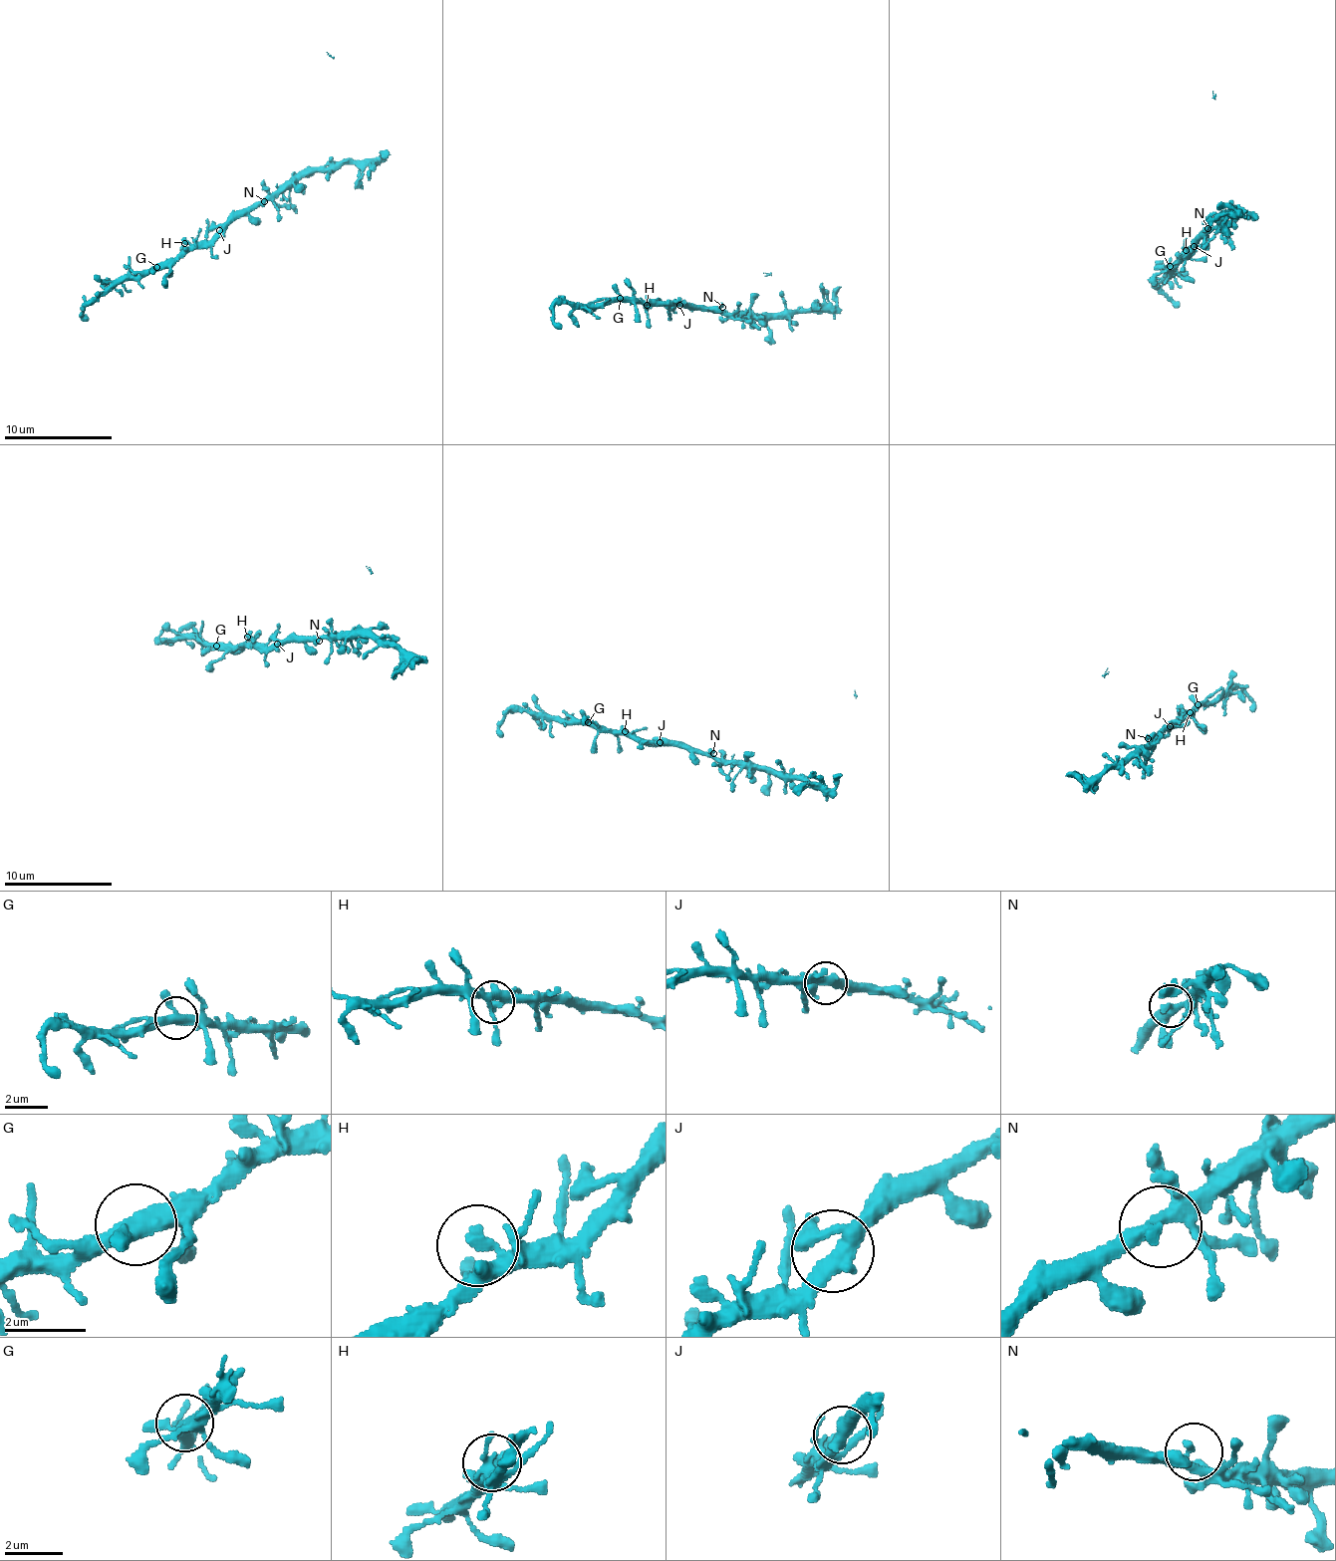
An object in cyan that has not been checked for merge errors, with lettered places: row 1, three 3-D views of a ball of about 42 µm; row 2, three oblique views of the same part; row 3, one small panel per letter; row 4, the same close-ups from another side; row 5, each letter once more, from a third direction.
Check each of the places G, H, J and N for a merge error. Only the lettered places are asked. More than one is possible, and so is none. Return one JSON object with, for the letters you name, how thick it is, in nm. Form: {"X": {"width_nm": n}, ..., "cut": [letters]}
{"cut": []}

